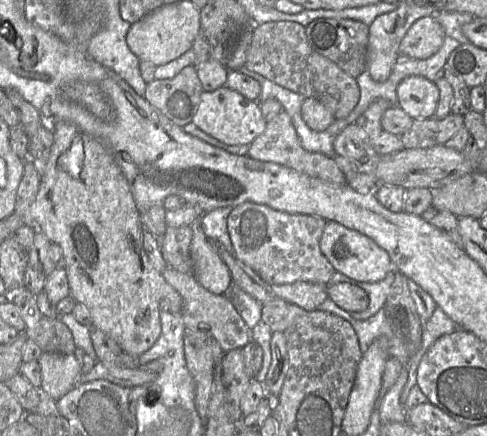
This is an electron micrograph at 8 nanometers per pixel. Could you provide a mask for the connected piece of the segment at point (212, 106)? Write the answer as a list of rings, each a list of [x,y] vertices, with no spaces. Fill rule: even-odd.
[[[227,85],[214,91],[202,92],[191,122],[206,134],[227,145],[250,145],[264,132],[267,125],[261,113],[260,102],[245,98]]]

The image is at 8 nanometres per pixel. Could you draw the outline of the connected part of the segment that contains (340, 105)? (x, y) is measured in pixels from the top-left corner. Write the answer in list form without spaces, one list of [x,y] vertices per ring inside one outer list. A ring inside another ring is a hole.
[[[272,21],[254,25],[253,39],[244,66],[284,88],[320,101],[331,111],[335,120],[347,117],[359,101],[360,89],[356,79],[345,73],[334,62],[314,51],[308,43],[305,27],[296,22]]]

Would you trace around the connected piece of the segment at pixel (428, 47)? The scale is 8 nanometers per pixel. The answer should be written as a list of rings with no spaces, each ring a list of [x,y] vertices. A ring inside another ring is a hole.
[[[434,17],[420,18],[412,24],[400,43],[400,59],[428,59],[441,48],[445,37],[442,26]]]

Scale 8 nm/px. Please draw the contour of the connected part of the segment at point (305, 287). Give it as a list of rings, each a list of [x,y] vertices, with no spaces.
[[[297,281],[290,284],[270,285],[270,289],[276,298],[297,305],[306,311],[312,311],[328,297],[327,286]]]

